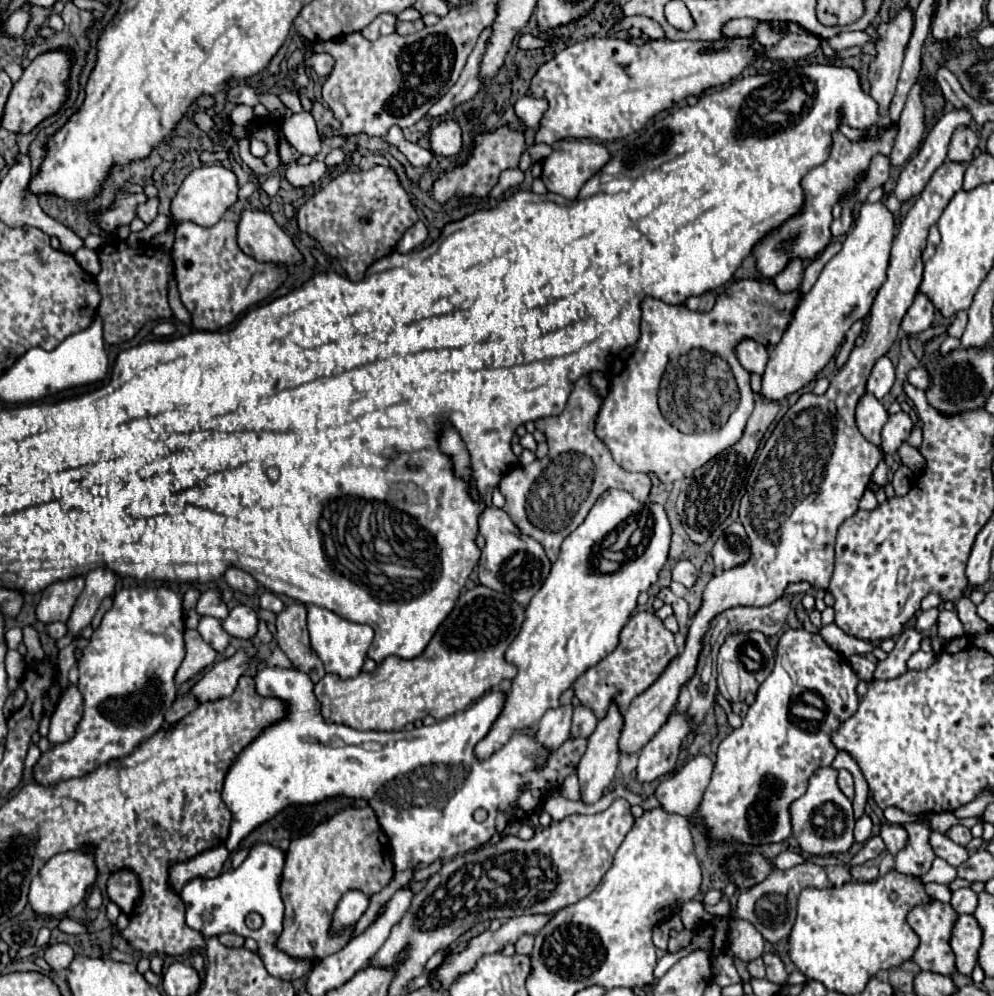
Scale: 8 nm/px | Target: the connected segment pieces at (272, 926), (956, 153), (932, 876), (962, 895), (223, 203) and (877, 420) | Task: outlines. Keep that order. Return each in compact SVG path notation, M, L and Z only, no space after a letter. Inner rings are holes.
M257 844L251 848L247 860L229 872L223 872L215 878L191 878L183 890L181 898L187 906L187 926L197 930L203 938L219 936L225 932L235 932L241 936L249 936L257 940L259 950L267 972L281 980L297 980L309 972L309 960L295 960L275 948L275 940L283 930L283 900L279 894L279 880L283 870L285 854L271 844ZM249 912L259 912L265 920L259 930L249 930L245 926L245 916Z
M969 126L957 128L953 140L949 142L947 158L955 162L971 162L975 148L977 148L977 134Z
M935 858L933 868L931 868L921 880L923 880L925 884L927 884L927 882L937 882L937 884L945 884L945 886L949 886L955 878L957 878L955 868L949 866L943 858Z
M959 888L953 892L951 906L957 914L973 914L977 908L977 894L971 888Z
M219 164L195 168L183 180L177 196L171 202L173 224L191 220L191 222L197 222L199 226L213 226L213 224L217 224L221 220L225 210L231 208L237 202L237 192L239 192L239 184L237 184L237 176L235 176L233 170L223 168Z
M867 392L857 404L857 428L875 446L881 446L881 428L885 426L889 414L881 402Z

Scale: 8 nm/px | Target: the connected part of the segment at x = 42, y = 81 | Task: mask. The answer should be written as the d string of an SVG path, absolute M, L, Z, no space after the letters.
M55 50L55 52L47 52L37 56L29 68L25 68L21 80L13 86L9 100L5 104L5 114L3 114L3 128L11 130L11 132L31 132L41 120L45 120L47 116L55 114L61 104L67 98L67 76L69 76L69 68L71 68L71 56L63 50Z

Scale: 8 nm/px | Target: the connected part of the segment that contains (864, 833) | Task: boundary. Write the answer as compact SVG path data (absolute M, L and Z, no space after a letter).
M863 814L863 816L855 822L855 842L863 844L869 836L871 836L871 818L869 818L867 814Z

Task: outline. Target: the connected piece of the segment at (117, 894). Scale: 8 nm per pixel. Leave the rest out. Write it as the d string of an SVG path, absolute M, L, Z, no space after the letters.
M119 870L115 872L111 878L109 878L109 884L107 884L107 894L109 898L125 912L129 914L135 900L139 898L141 890L139 890L139 880L133 872L129 870Z

